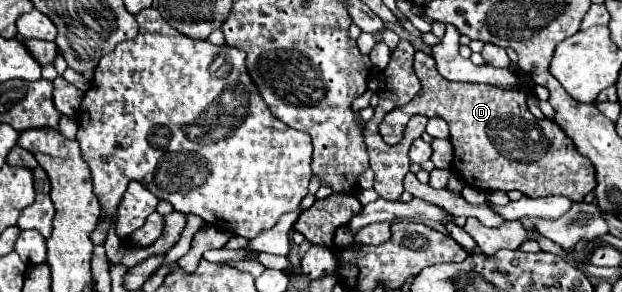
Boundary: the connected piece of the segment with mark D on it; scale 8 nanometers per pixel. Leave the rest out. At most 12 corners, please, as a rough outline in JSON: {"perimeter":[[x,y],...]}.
{"perimeter":[[415,53],[421,93],[381,121],[447,121],[453,173],[485,191],[583,201],[595,169],[521,89],[453,83]]}

